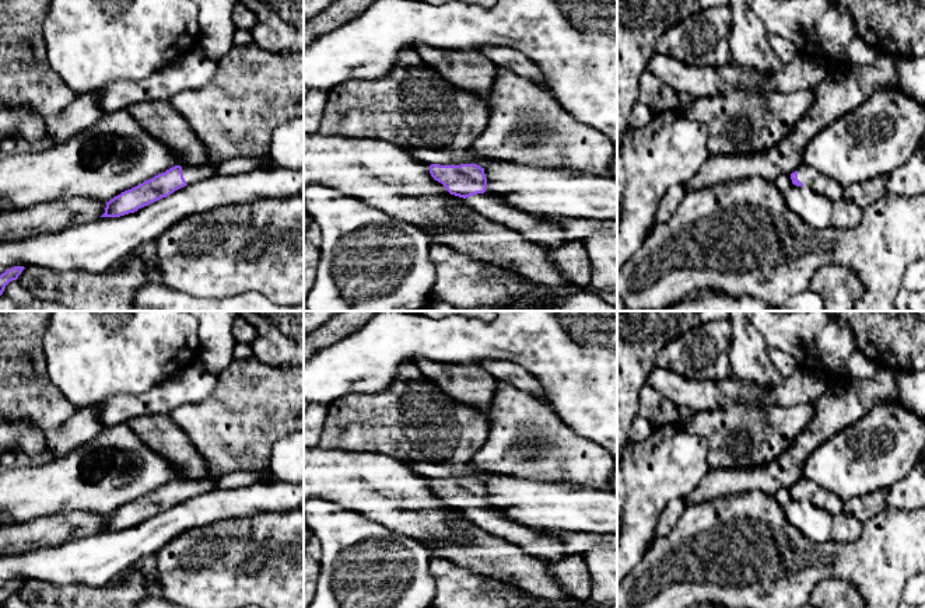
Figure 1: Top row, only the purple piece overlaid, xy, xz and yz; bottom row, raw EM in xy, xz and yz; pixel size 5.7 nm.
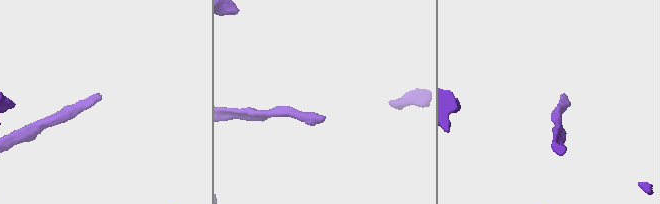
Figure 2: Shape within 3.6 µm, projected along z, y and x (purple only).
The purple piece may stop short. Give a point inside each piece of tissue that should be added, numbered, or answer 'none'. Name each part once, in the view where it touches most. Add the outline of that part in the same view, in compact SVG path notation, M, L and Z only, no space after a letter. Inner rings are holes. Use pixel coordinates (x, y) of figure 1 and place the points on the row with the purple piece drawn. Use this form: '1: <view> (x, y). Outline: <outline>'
1: xz (545, 231). Outline: M477 193L465 199L469 209L480 213L495 224L512 228L516 235L536 242L546 249L565 247L570 241L564 237L560 223L549 217L535 216L508 206L500 196Z

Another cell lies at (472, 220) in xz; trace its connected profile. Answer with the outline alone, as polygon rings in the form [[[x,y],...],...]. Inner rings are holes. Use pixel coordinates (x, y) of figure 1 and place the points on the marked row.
[[[452,205],[451,213],[463,223],[463,231],[441,233],[435,237],[470,258],[512,269],[542,286],[574,290],[564,275],[549,259],[549,249],[519,237],[512,228],[495,224],[469,207]]]

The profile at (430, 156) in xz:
[[[411,148],[413,156],[425,164],[439,164],[439,165],[460,165],[460,164],[477,164],[481,168],[497,164],[495,160],[481,158],[470,154],[467,150],[453,150],[453,148]]]

